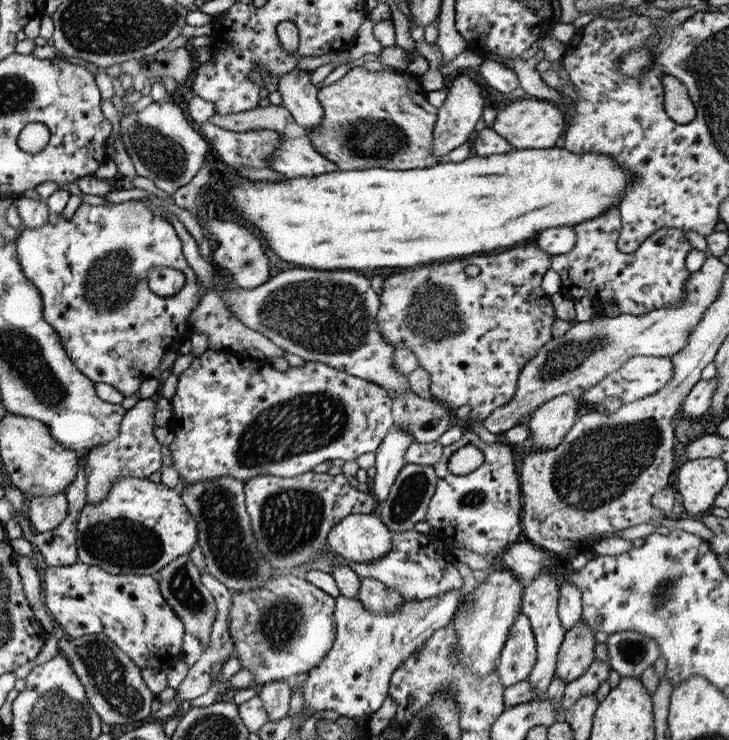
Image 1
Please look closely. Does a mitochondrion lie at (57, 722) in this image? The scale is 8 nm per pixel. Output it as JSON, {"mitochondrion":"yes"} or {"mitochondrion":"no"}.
{"mitochondrion":"yes"}

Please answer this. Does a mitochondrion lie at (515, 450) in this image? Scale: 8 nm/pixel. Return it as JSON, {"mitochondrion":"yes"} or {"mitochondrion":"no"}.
{"mitochondrion":"no"}

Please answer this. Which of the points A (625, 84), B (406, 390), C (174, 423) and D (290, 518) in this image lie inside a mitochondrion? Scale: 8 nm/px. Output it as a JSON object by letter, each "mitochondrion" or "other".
{"A":"other","B":"other","C":"other","D":"mitochondrion"}

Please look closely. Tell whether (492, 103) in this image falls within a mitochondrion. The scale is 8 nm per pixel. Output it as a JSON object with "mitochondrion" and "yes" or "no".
{"mitochondrion":"no"}

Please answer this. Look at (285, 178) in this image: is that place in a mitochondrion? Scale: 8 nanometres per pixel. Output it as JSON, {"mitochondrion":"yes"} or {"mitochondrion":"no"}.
{"mitochondrion":"no"}

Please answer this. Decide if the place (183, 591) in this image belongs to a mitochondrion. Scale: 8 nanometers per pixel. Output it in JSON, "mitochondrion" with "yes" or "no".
{"mitochondrion":"yes"}

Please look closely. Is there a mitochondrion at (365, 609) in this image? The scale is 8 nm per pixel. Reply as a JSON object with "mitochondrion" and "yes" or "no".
{"mitochondrion":"no"}

